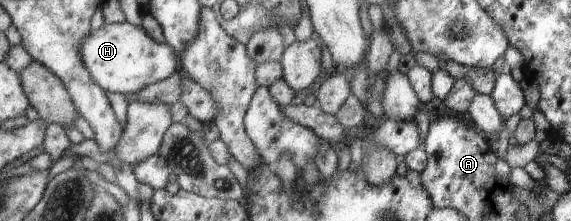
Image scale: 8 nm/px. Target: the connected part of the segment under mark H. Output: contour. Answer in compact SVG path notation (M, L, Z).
M128 21L112 24L105 22L83 42L81 55L100 88L108 92L121 92L126 96L134 95L181 70L180 56L171 45L157 42L142 27Z

